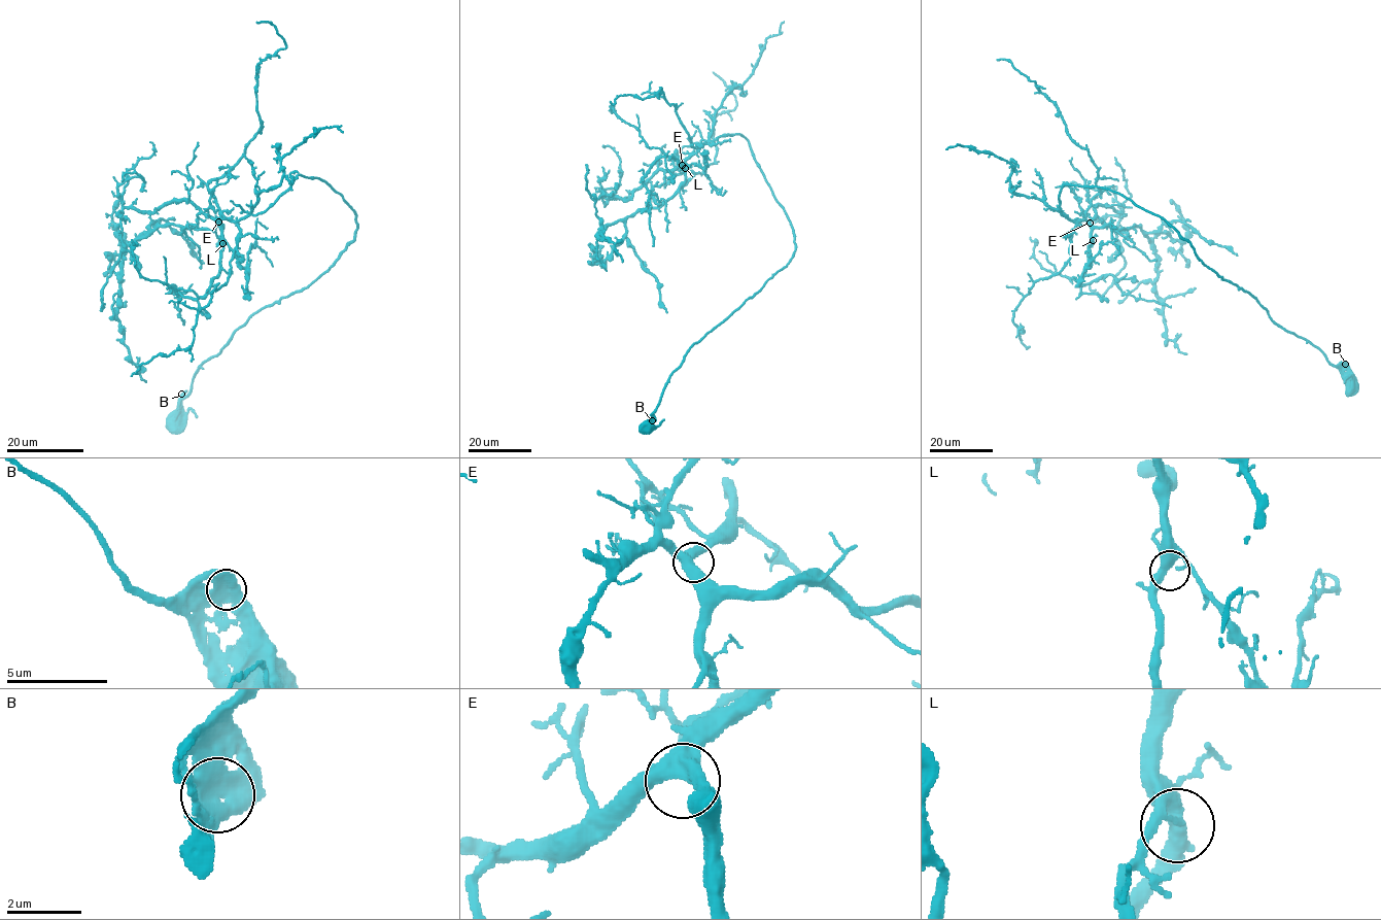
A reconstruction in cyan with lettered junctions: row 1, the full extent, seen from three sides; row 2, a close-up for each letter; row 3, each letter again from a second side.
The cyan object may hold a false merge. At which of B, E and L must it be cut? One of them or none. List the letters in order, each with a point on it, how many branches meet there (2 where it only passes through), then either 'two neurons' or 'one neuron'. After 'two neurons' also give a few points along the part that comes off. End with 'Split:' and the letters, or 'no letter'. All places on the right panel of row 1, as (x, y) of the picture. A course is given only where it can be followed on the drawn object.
B: place (1345, 364); branches 3; one neuron
E: place (1090, 223); branches 3; one neuron
L: place (1093, 240); branches 3; one neuron
Split: no letter

